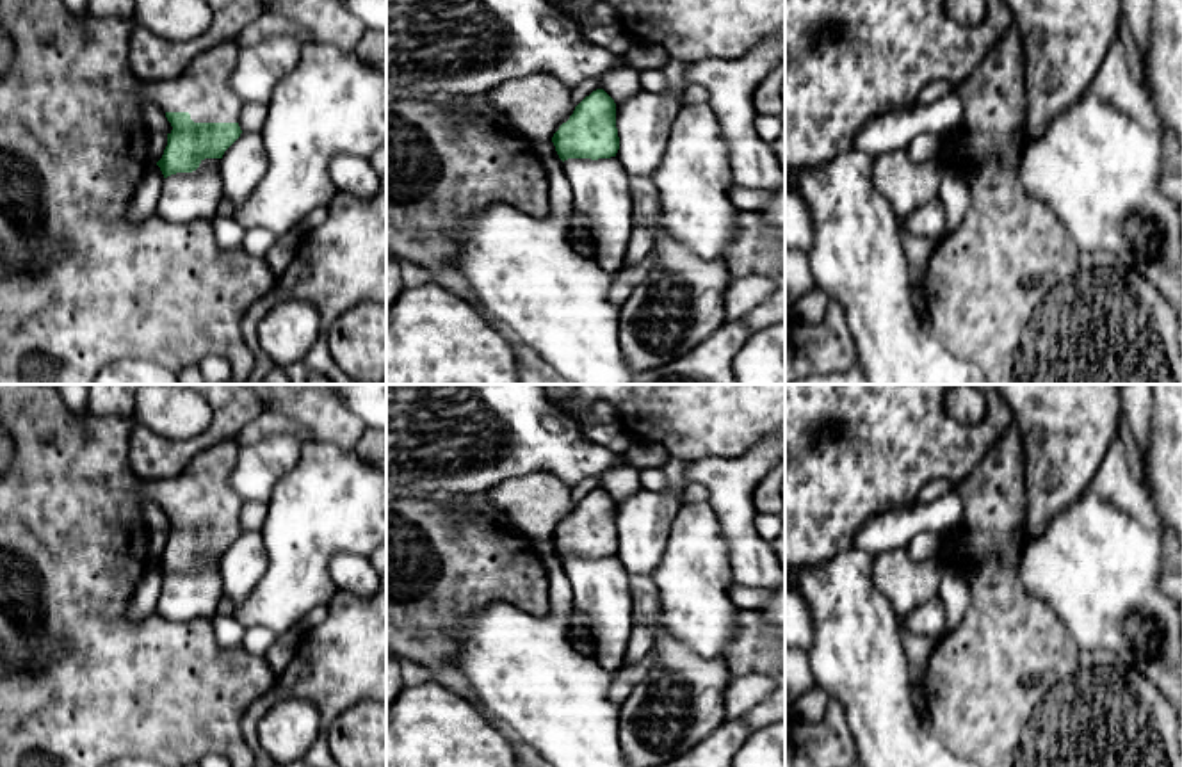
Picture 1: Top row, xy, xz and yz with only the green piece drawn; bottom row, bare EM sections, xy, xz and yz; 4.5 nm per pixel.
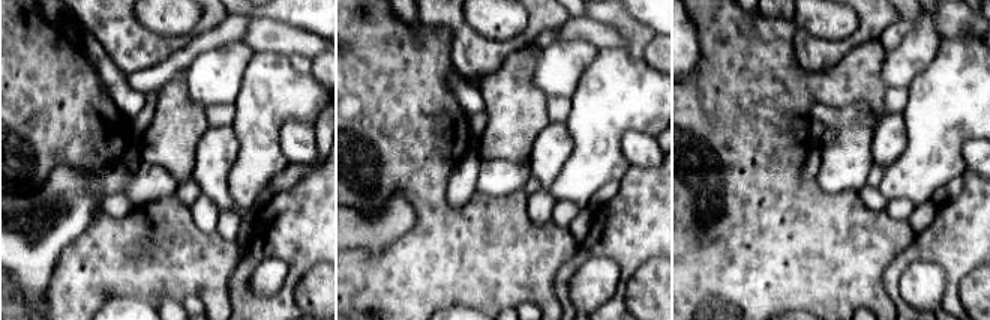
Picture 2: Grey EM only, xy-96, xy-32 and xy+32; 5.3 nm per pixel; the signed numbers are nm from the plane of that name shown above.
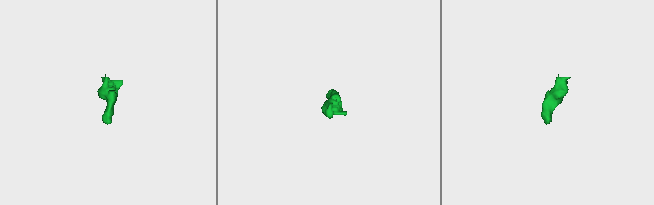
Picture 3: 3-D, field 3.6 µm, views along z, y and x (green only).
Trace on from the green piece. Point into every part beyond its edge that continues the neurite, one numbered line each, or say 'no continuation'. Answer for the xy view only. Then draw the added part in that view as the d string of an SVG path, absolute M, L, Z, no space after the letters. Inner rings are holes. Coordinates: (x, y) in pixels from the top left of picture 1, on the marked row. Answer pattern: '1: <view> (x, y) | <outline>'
1: xy (73, 139) | M0 0L0 28L12 41L12 61L0 73L0 251L12 262L25 262L30 270L14 276L0 276L0 384L94 384L100 370L123 358L155 361L173 374L185 367L199 365L208 354L219 354L231 367L231 383L246 384L255 365L255 356L242 336L242 319L247 310L272 290L274 274L265 258L247 254L242 247L221 249L212 222L196 219L185 224L164 221L153 212L142 222L130 221L130 201L153 164L148 146L150 130L142 116L142 105L153 103L166 112L189 112L194 123L239 123L242 101L230 89L230 77L240 46L235 39L223 41L203 50L190 64L171 80L146 82L134 75L128 64L128 43L132 21L119 18L78 16L62 0Z

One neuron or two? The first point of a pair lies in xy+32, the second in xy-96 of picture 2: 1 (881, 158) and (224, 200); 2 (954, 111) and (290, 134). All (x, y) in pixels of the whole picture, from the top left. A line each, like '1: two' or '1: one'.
1: one
2: two

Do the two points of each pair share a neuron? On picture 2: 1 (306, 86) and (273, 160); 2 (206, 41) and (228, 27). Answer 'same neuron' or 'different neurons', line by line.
1: same neuron
2: same neuron

